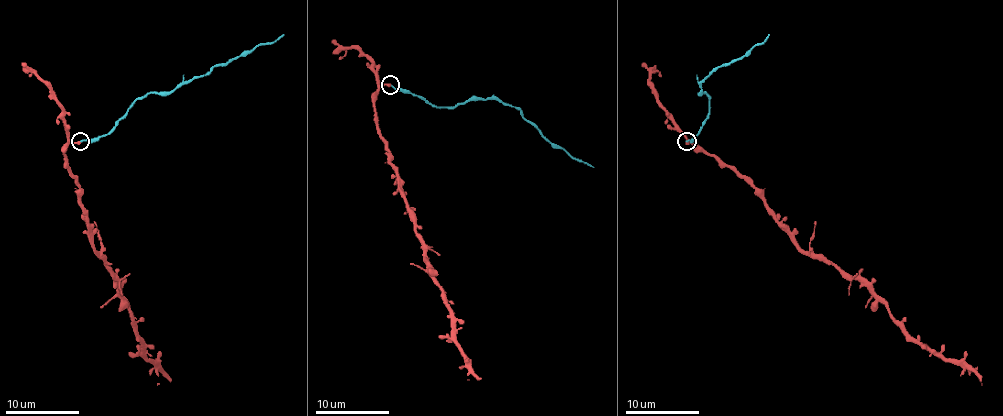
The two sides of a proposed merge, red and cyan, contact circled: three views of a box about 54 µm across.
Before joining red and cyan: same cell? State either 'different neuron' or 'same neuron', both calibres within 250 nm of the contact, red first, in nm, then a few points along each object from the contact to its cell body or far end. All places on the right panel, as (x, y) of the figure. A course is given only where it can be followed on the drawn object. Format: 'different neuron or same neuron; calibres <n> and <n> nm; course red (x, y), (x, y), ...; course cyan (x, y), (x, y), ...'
different neuron; calibres 280 and 170 nm; course red (686, 141), (732, 166), (801, 249), (822, 254), (856, 276), (911, 337), (970, 368), (981, 384); course cyan (686, 141), (695, 135), (708, 113), (708, 99), (701, 91), (706, 77), (761, 44), (768, 35)

